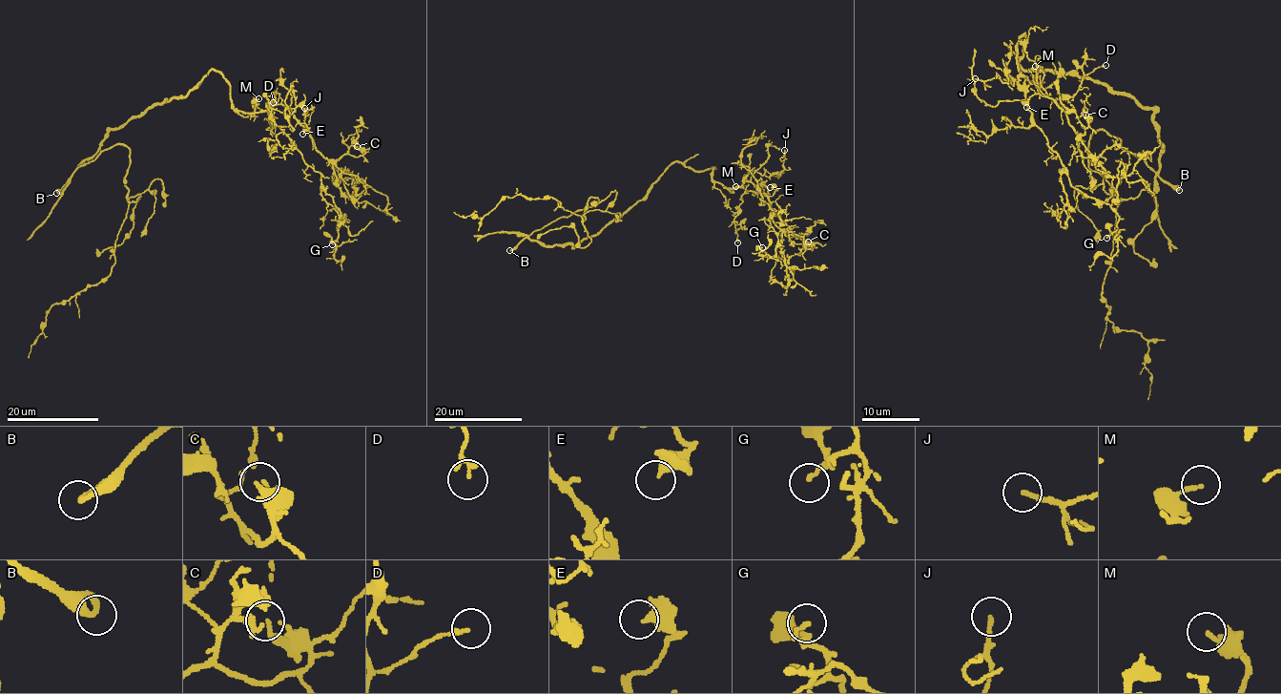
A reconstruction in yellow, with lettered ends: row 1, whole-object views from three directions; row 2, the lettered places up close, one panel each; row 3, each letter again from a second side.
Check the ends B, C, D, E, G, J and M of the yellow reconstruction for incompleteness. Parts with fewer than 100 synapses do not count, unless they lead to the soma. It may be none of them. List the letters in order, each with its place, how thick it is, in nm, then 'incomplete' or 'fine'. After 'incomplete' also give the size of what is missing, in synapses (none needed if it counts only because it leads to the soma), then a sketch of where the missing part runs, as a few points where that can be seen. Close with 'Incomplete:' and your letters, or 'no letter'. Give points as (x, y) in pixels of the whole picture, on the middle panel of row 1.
B: (509, 250) | 320 nm | fine
C: (808, 241) | 140 nm | fine
D: (737, 242) | 140 nm | fine
E: (770, 187) | 240 nm | fine
G: (762, 247) | 130 nm | fine
J: (784, 150) | 150 nm | fine
M: (735, 186) | 140 nm | fine
Incomplete: no letter

